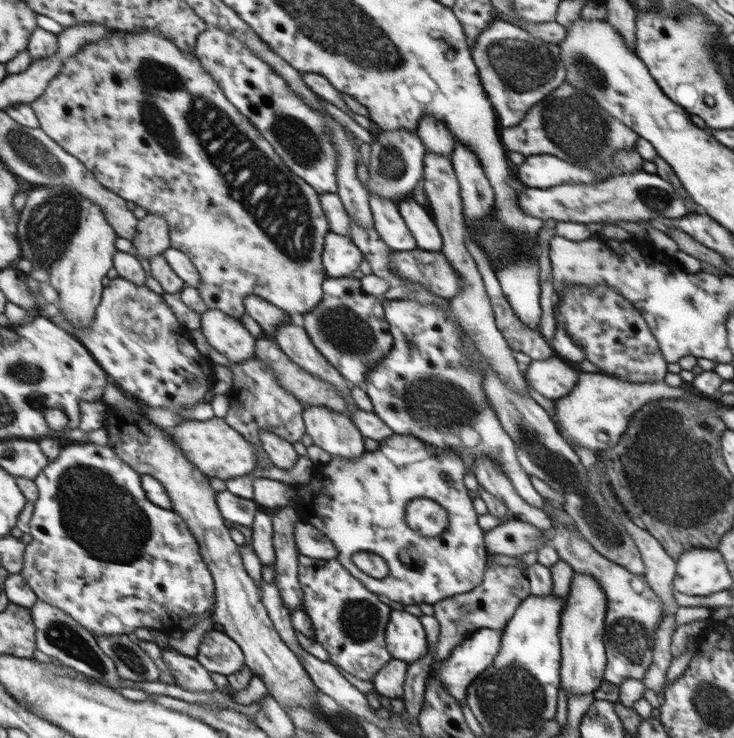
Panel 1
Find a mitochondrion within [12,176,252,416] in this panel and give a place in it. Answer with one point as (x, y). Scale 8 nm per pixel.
(54, 223)

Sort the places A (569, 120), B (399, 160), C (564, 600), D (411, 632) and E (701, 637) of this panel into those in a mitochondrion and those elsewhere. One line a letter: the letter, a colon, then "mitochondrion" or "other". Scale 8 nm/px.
A: mitochondrion
B: mitochondrion
C: other
D: other
E: other

